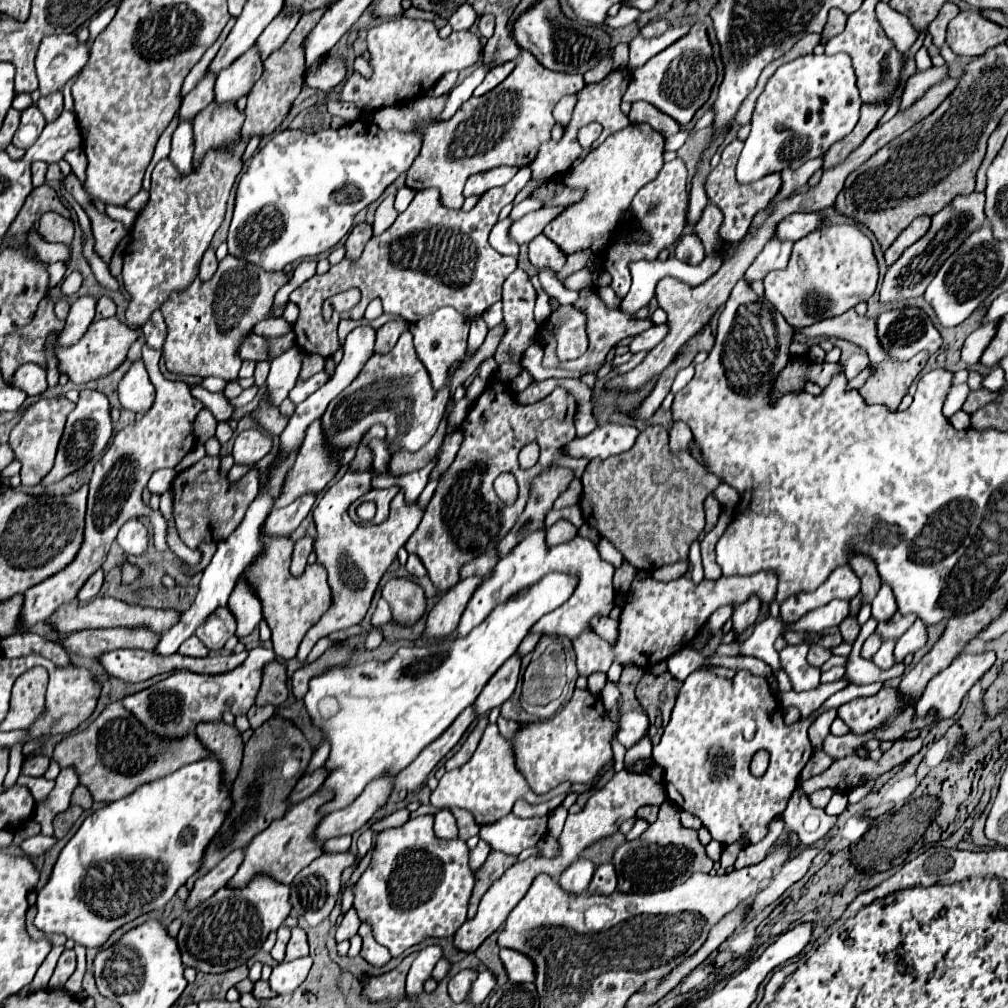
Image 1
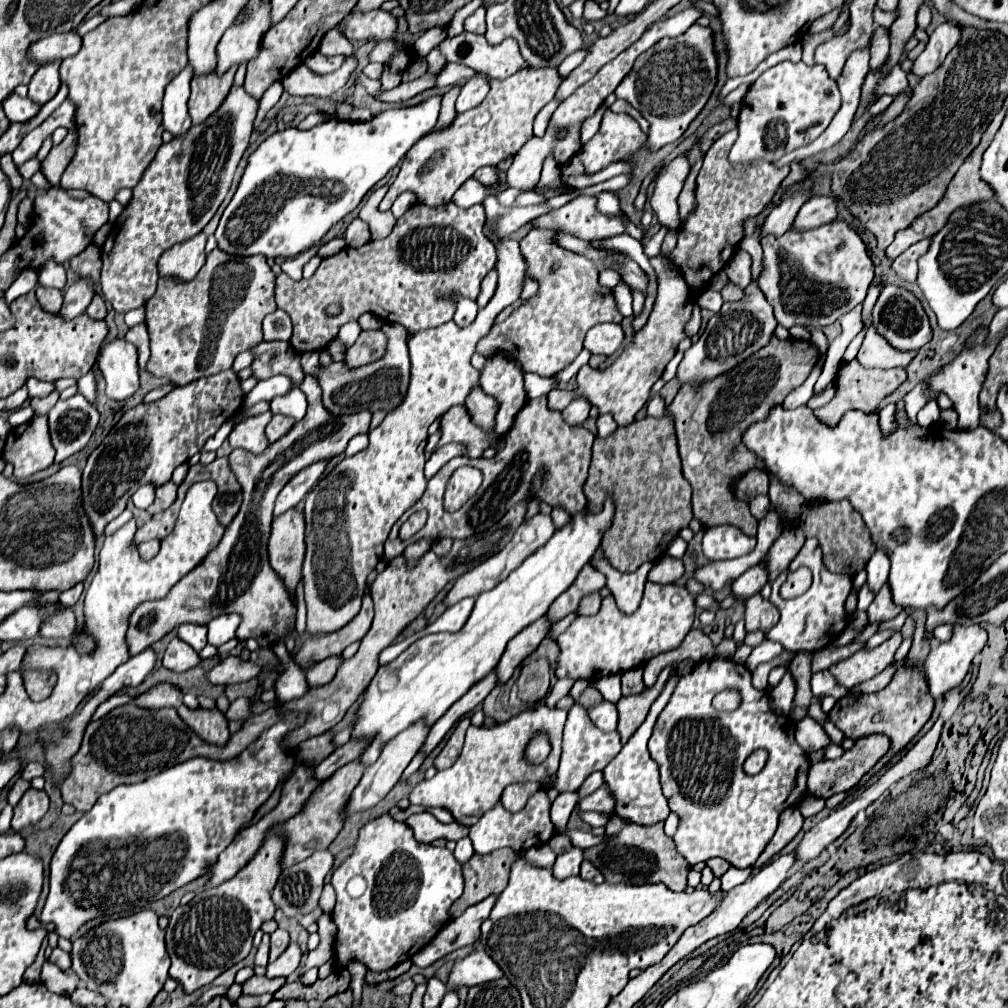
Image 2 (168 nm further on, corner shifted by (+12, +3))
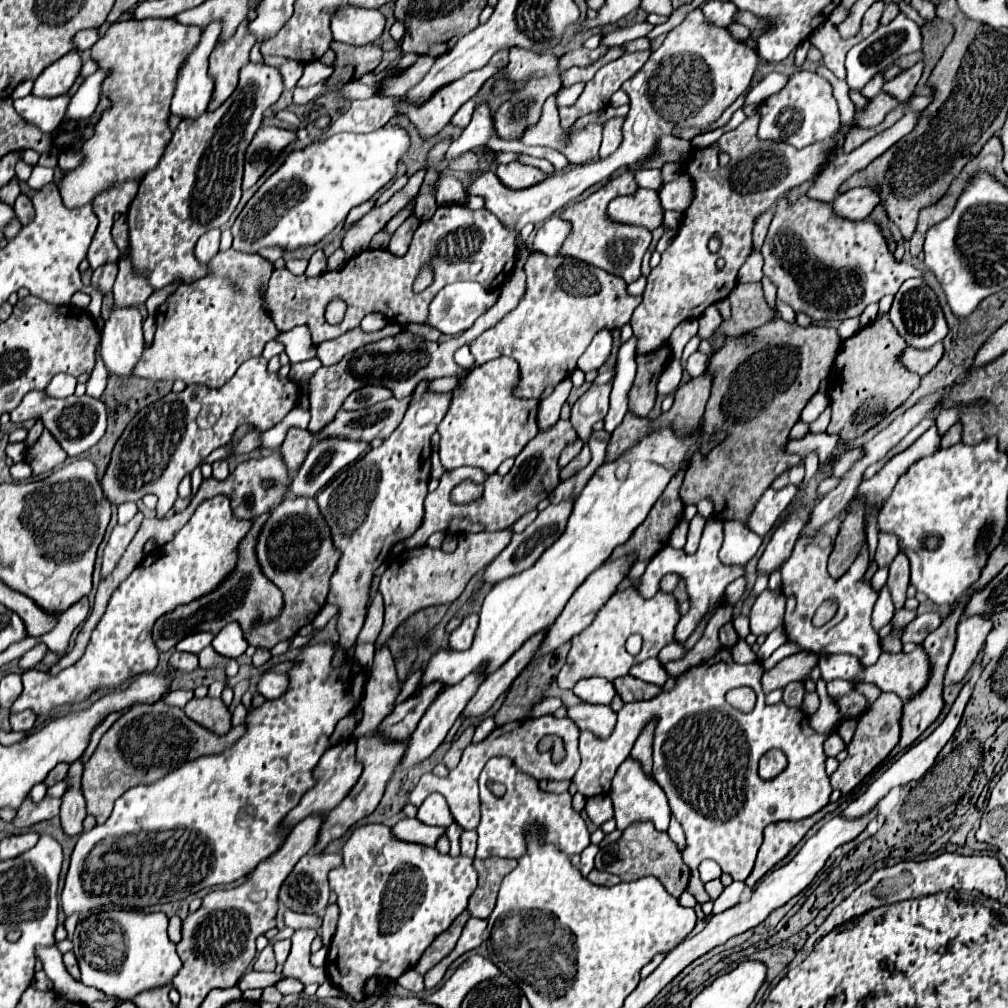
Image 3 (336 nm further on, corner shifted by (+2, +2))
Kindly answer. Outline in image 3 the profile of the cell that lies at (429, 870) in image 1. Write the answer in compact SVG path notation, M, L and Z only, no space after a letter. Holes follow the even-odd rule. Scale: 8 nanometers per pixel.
M382 823L354 829L342 857L342 867L328 875L330 889L338 895L340 919L328 949L326 969L336 987L362 1001L362 987L370 975L398 979L466 909L476 889L476 871L470 857L442 855L436 847L398 841L392 829ZM392 873L396 873L396 881L388 885Z

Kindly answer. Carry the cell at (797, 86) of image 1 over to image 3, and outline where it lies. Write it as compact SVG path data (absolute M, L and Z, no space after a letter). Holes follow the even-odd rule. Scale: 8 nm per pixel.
M804 69L792 73L786 87L762 101L758 105L758 115L758 137L762 141L784 141L796 149L830 139L840 129L840 111L832 85L824 77Z

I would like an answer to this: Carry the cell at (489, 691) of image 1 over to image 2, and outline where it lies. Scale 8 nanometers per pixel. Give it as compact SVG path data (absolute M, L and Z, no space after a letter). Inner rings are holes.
M548 616L538 618L534 624L530 624L528 628L524 628L518 636L514 636L508 646L506 652L502 654L496 670L498 670L498 684L504 684L510 680L510 676L514 674L514 670L538 648L538 644L550 636L552 630L552 622Z

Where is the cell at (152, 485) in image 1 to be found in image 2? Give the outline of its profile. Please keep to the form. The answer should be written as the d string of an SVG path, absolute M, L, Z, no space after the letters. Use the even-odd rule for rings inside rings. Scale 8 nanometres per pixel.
M150 484L148 486L144 486L144 488L138 488L136 492L134 492L134 496L132 496L132 502L134 502L134 506L136 508L140 508L140 510L146 510L155 499L155 488L152 488Z

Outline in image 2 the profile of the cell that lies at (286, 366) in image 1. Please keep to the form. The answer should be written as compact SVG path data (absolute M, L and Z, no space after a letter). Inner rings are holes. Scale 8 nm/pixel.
M264 412L260 416L248 418L242 424L238 424L232 434L228 436L228 442L232 448L244 448L252 454L260 454L264 452L264 448L268 446L264 428L266 424L272 420L272 412Z

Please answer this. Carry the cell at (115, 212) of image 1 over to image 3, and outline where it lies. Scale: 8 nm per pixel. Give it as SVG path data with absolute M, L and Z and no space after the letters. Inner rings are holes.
M34 167L34 171L32 171L32 175L30 175L30 179L28 179L28 185L32 187L32 189L40 189L40 187L44 187L44 185L48 185L50 181L52 181L52 175L54 175L54 169L48 169L48 167Z

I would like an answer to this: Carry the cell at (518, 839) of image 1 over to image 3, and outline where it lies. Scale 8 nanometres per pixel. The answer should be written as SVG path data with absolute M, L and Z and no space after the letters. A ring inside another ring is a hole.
M492 757L486 767L480 773L480 799L482 799L482 821L476 829L478 833L478 859L486 857L512 857L520 859L526 849L528 849L528 839L526 839L526 829L530 825L536 825L542 833L544 843L554 843L560 853L572 855L572 853L582 853L590 845L590 833L580 817L572 809L572 795L566 793L546 793L538 787L538 781L532 777L526 777L526 773L520 773L510 759L506 757ZM488 783L502 783L506 787L506 793L502 797L496 797Z

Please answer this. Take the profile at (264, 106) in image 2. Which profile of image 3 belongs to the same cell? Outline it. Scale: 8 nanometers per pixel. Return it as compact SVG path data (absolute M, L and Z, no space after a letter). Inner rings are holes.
M269 55L263 56L263 61L270 66L276 67L276 69L280 71L286 89L294 89L296 83L298 83L298 79L302 77L302 69L304 69L304 65L298 63L298 61L294 61L294 59Z

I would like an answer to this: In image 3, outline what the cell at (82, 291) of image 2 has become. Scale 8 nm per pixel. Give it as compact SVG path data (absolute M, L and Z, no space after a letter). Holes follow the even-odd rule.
M108 263L108 265L104 265L104 267L100 267L100 269L96 269L92 273L92 285L96 289L100 289L102 295L106 295L106 293L112 291L116 273L118 273L118 265L116 263Z

